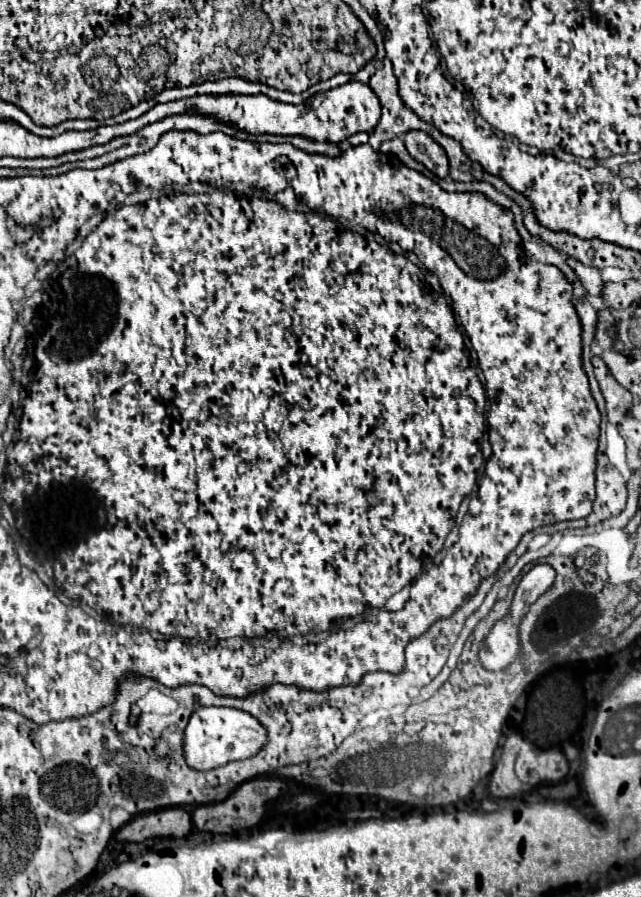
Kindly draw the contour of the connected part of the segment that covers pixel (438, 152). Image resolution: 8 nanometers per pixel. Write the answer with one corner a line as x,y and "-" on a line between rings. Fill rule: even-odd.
408,133
404,137
404,145
408,149
408,153
422,163
426,169
430,169
436,177
444,179
448,175
448,157
444,153
444,149
440,149
440,145
436,145
436,141
432,141
432,137
428,137
426,133

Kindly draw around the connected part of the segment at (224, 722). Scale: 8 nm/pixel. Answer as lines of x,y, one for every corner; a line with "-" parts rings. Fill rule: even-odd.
202,707
194,711
184,735
184,753
188,765
198,771
208,771
230,761
254,757
268,743
266,727
246,711
230,707

